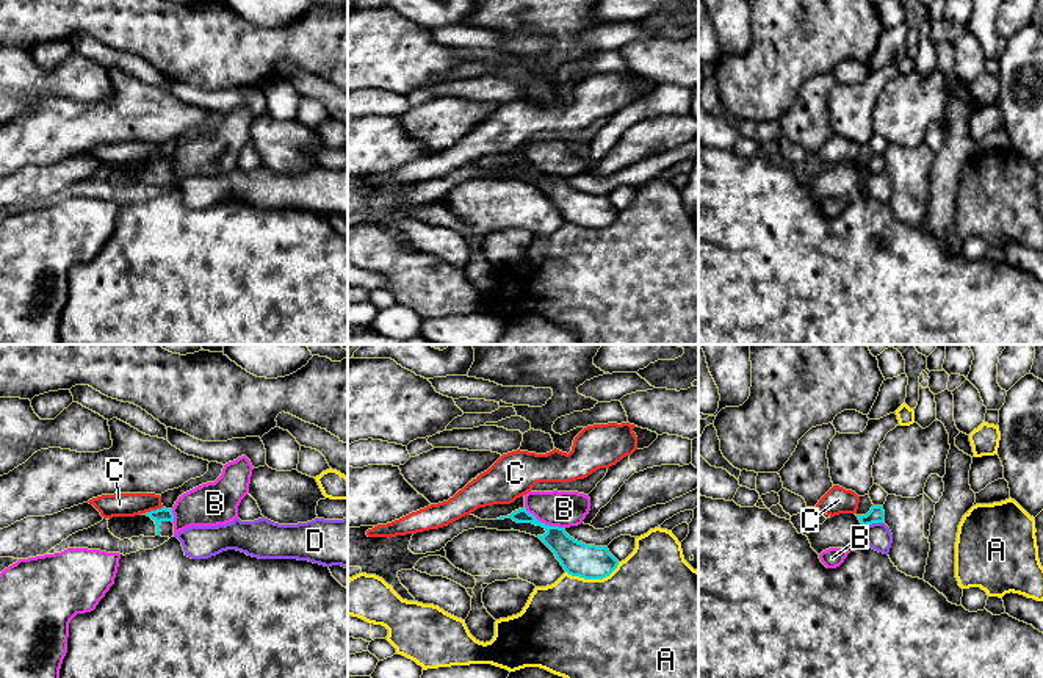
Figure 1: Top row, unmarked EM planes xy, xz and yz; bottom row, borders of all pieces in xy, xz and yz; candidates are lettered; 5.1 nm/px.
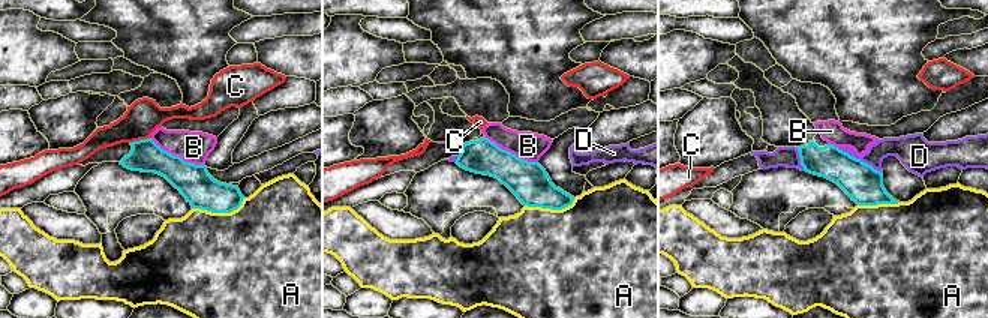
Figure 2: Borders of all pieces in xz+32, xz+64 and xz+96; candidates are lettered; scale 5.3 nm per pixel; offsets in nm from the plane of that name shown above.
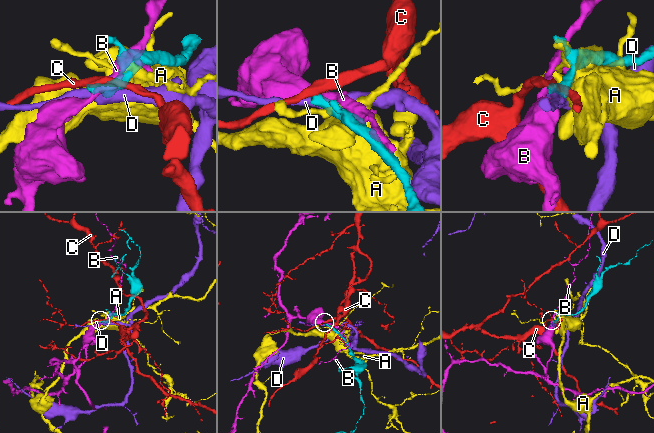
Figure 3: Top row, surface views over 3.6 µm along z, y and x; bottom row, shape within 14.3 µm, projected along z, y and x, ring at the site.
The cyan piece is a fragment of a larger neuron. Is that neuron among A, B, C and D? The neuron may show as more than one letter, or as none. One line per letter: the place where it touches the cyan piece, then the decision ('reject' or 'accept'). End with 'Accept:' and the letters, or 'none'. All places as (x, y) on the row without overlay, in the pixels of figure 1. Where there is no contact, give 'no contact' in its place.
A: contact xz (592, 227); reject
B: contact xz (544, 173); reject
C: contact xy (154, 160); reject
D: contact yz (873, 171); reject
Accept: none

